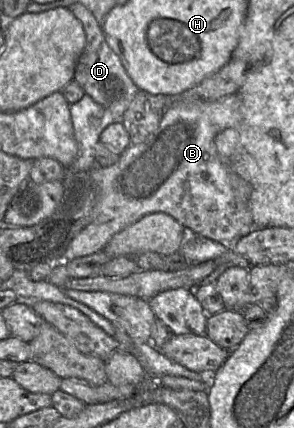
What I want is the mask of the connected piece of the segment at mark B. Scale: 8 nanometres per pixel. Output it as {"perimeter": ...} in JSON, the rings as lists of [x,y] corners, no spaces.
{"perimeter":[[[226,95],[216,101],[181,101],[168,106],[157,130],[144,142],[130,145],[117,163],[109,167],[96,166],[90,171],[96,186],[95,206],[88,225],[71,240],[61,261],[92,254],[103,249],[113,235],[145,215],[164,212],[185,229],[193,230],[224,245],[229,245],[254,229],[251,210],[252,185],[232,172],[220,158],[215,137],[221,131],[236,127],[242,120],[239,96]]]}

